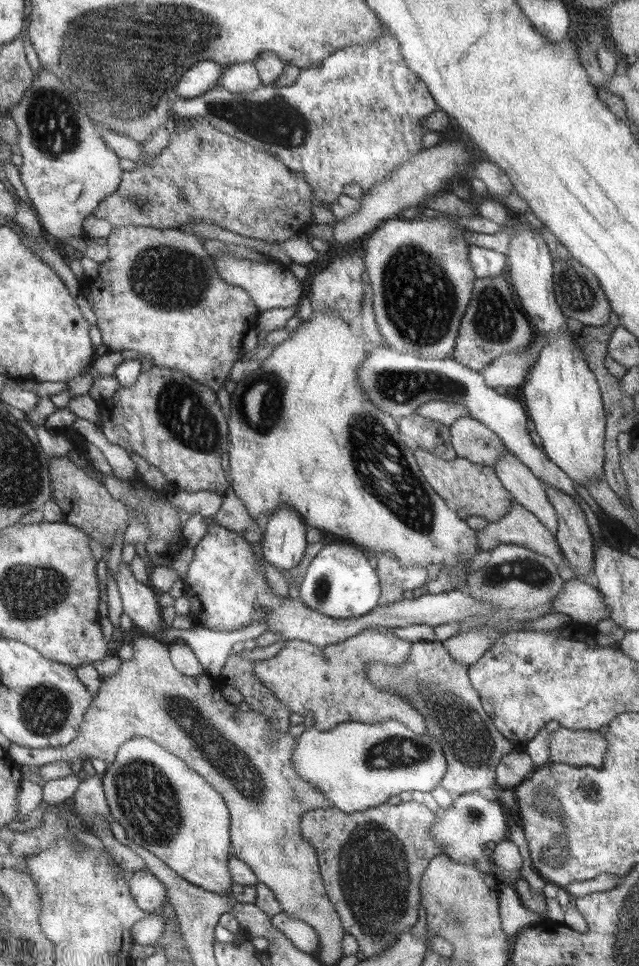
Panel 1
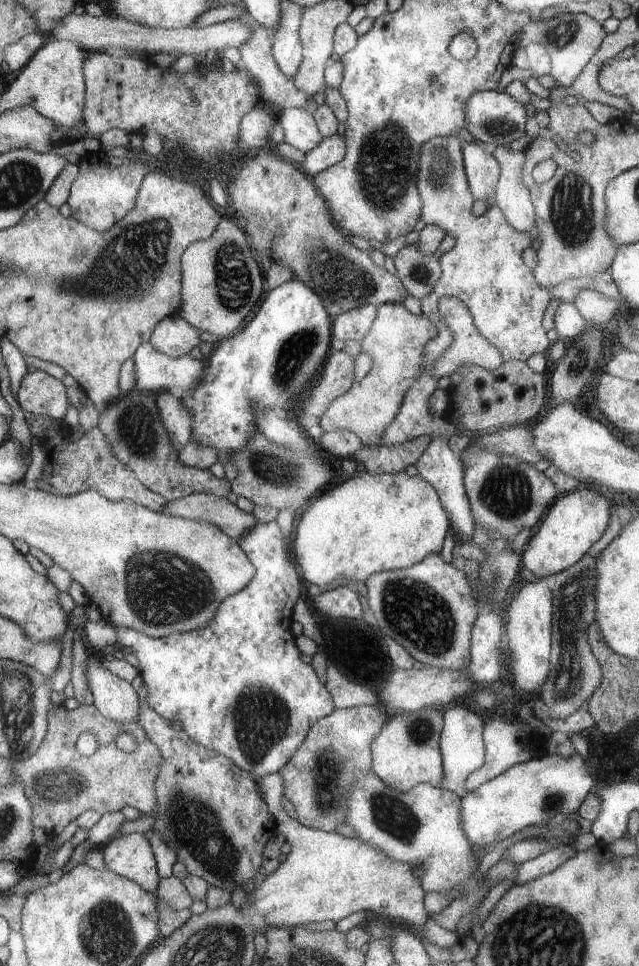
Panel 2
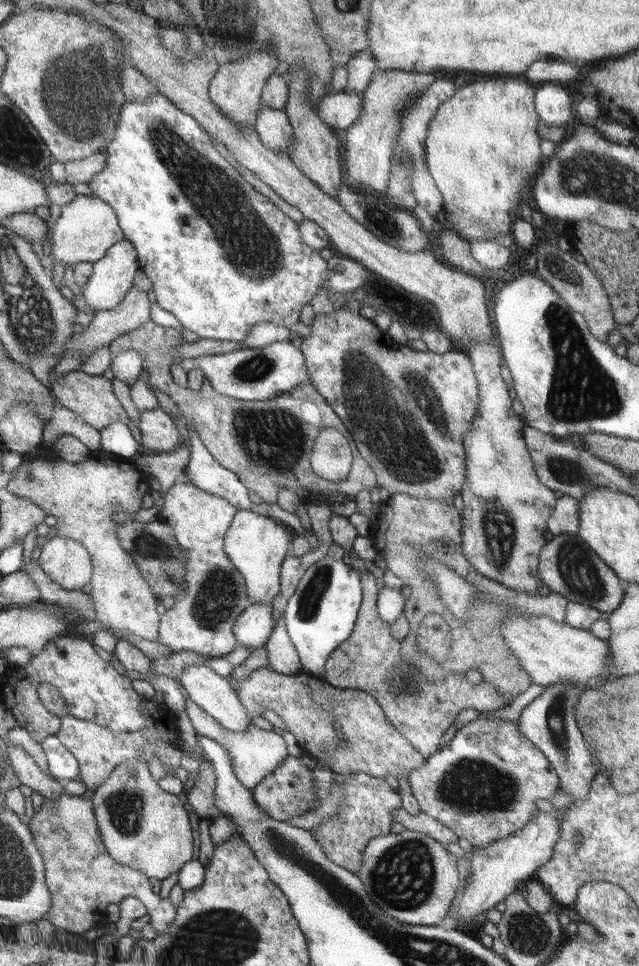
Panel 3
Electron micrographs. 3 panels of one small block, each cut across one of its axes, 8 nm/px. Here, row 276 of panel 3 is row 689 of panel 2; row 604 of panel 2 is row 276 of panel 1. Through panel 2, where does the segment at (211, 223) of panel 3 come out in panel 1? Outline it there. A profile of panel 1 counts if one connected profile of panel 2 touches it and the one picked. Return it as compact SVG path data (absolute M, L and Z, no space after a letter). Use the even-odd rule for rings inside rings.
M217 254L213 260L213 266L227 284L249 292L249 296L255 298L255 304L259 306L261 312L273 310L273 308L297 306L297 300L303 290L303 284L297 280L297 276L293 276L291 272L285 270L285 266L281 266L279 262L269 260L269 258L267 258L267 262L253 262L253 260L245 260L245 258L235 258L231 254Z

